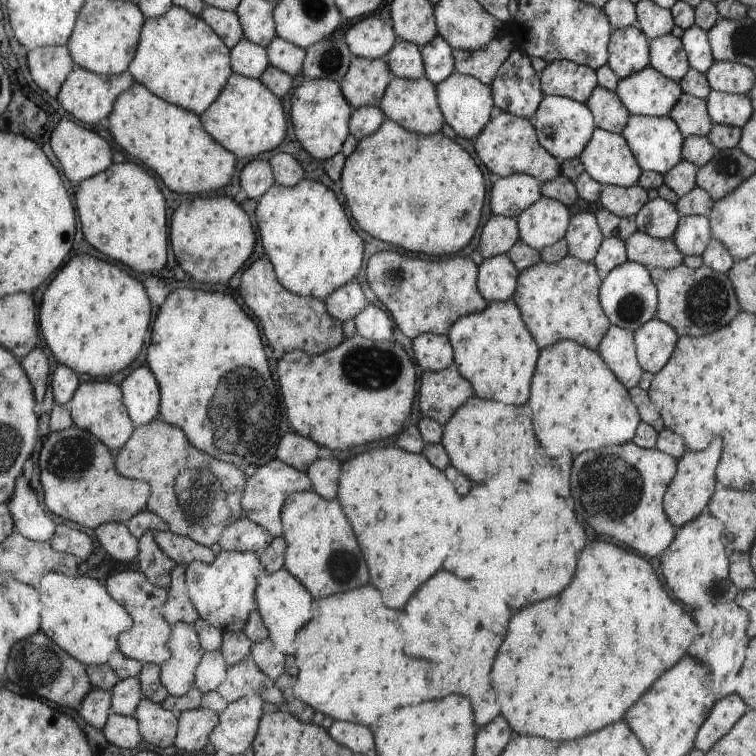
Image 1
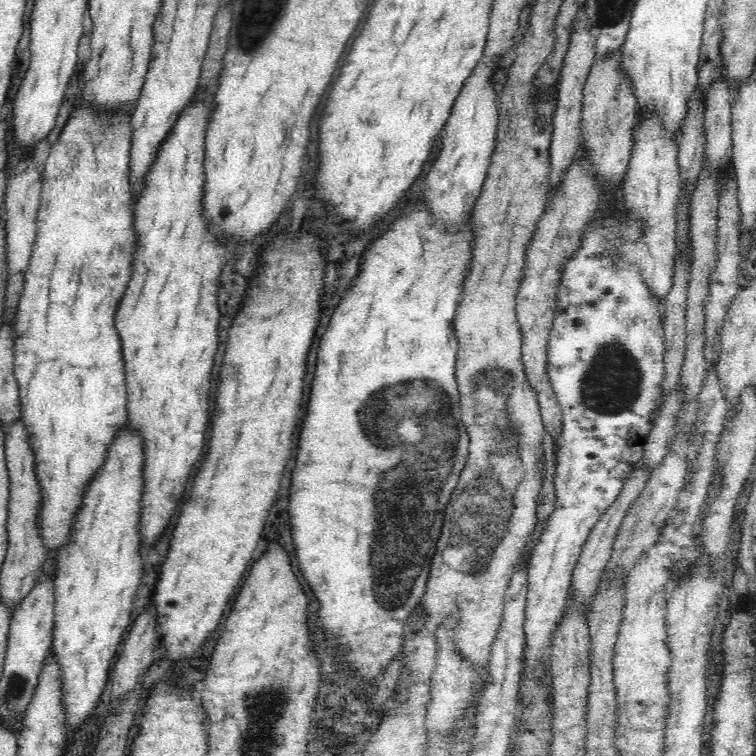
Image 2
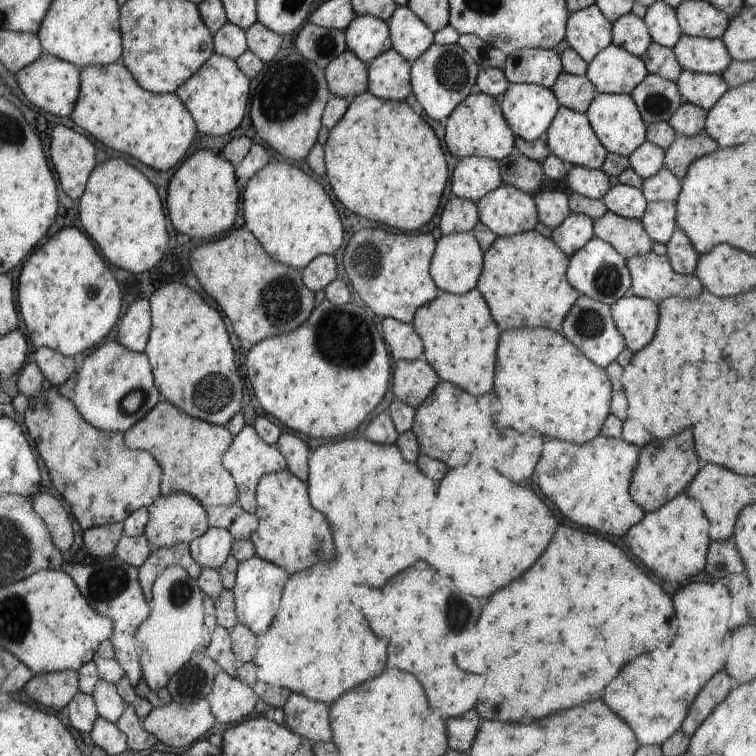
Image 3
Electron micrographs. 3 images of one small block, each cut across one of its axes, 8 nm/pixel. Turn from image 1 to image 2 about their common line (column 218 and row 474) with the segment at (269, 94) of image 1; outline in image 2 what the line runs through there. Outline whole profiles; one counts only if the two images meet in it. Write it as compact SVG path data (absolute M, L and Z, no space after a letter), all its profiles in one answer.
M126 424L120 434L114 438L112 446L108 448L108 459L97 472L96 479L90 483L85 496L81 512L74 525L73 542L66 549L57 553L58 572L54 583L54 611L55 622L53 629L54 655L60 663L60 677L62 677L62 703L66 709L66 728L74 732L82 722L90 718L96 708L96 702L104 690L112 660L118 652L122 636L132 624L132 604L136 590L140 586L144 559L136 551L142 548L138 528L141 524L144 489L144 441L142 434Z

